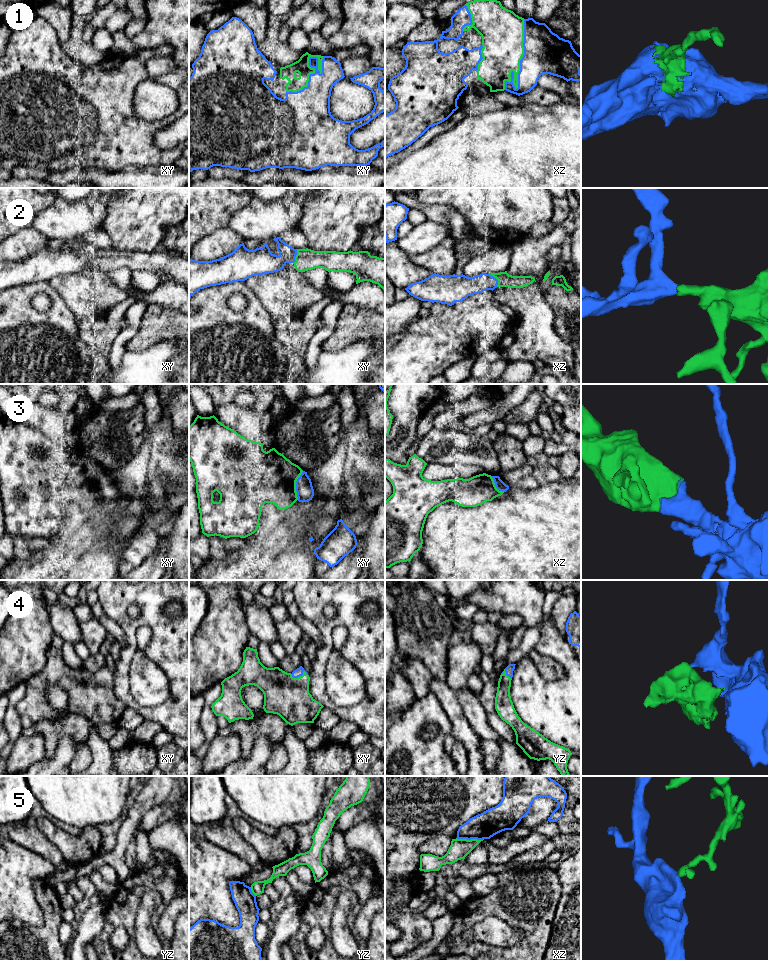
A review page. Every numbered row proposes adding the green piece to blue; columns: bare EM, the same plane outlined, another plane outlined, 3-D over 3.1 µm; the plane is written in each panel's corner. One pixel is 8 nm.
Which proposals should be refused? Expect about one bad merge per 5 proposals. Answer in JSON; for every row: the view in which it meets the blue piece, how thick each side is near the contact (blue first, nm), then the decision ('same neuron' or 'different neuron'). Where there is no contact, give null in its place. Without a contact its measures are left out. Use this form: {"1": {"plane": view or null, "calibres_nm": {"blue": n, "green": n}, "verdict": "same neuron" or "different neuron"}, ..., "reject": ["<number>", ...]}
{"1": {"plane": "xz", "calibres_nm": {"blue": 340, "green": 340}, "verdict": "same neuron"}, "2": {"plane": "xz", "calibres_nm": {"blue": 160, "green": 110}, "verdict": "same neuron"}, "3": {"plane": "xy", "calibres_nm": {"blue": 140, "green": 420}, "verdict": "same neuron"}, "4": {"plane": "xy", "calibres_nm": {"blue": 70, "green": 320}, "verdict": "same neuron"}, "5": {"plane": "xz", "calibres_nm": {"blue": 200, "green": 160}, "verdict": "different neuron"}, "reject": ["5"]}

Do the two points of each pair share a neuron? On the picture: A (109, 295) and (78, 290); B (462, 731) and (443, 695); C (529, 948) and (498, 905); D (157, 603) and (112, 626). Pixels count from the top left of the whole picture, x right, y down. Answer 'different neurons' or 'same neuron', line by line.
A: same neuron
B: same neuron
C: same neuron
D: different neurons

